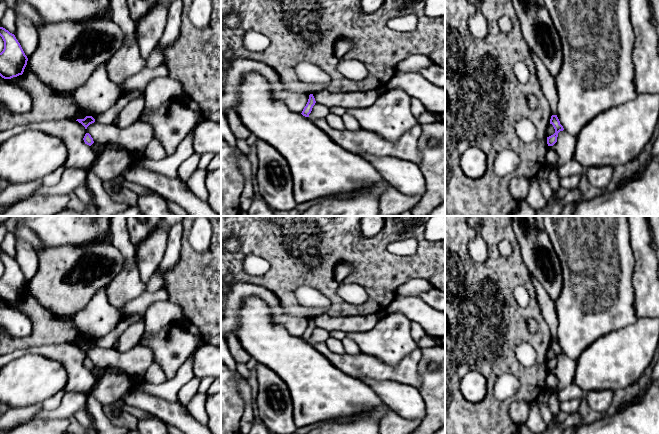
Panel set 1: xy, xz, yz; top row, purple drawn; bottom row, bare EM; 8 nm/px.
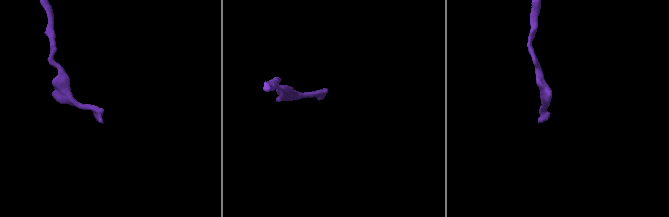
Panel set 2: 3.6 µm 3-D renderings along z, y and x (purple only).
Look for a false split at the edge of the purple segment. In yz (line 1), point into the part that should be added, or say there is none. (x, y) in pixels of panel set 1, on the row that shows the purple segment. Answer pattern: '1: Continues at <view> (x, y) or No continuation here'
1: No continuation here

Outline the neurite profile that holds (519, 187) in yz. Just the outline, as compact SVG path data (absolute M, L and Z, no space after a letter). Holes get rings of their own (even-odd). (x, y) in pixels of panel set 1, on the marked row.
M512 178L509 182L509 190L516 200L528 199L530 178Z

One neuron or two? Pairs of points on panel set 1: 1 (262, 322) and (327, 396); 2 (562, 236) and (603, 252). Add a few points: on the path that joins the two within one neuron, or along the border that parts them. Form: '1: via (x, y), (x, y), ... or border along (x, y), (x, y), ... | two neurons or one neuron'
1: via (271, 340), (309, 378) | one neuron
2: via (572, 236), (585, 236), (593, 244) | one neuron

